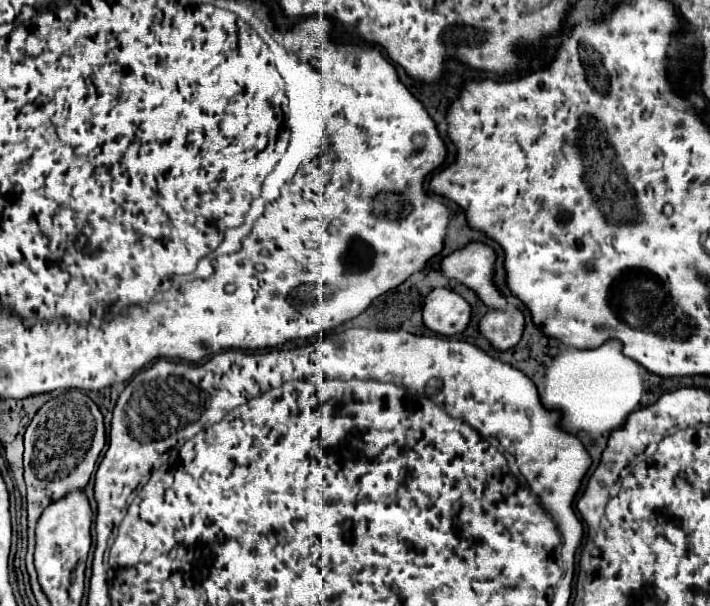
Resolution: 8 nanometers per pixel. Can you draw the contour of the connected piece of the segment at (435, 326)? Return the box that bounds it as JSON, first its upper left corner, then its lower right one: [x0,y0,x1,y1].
[424,289,470,335]

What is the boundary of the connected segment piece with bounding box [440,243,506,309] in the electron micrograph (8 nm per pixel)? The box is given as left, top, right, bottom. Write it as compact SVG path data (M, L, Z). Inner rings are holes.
M470 243L440 261L442 275L472 289L490 309L506 309L506 299L492 283L494 249L486 243Z

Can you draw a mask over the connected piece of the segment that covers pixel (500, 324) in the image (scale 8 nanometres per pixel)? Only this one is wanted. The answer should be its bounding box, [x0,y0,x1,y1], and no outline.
[480,311,524,351]

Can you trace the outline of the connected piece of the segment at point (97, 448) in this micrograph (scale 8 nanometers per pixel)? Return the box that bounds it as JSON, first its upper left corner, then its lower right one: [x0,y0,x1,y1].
[24,391,106,547]

